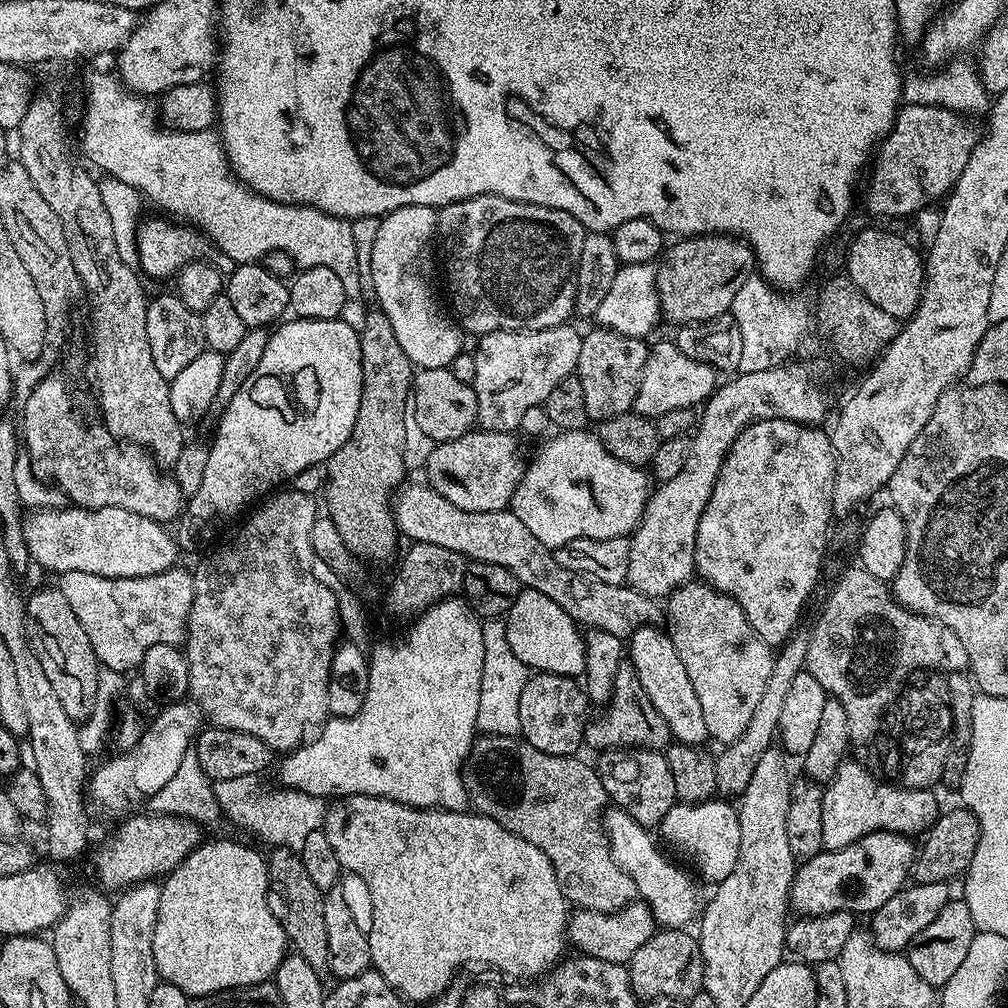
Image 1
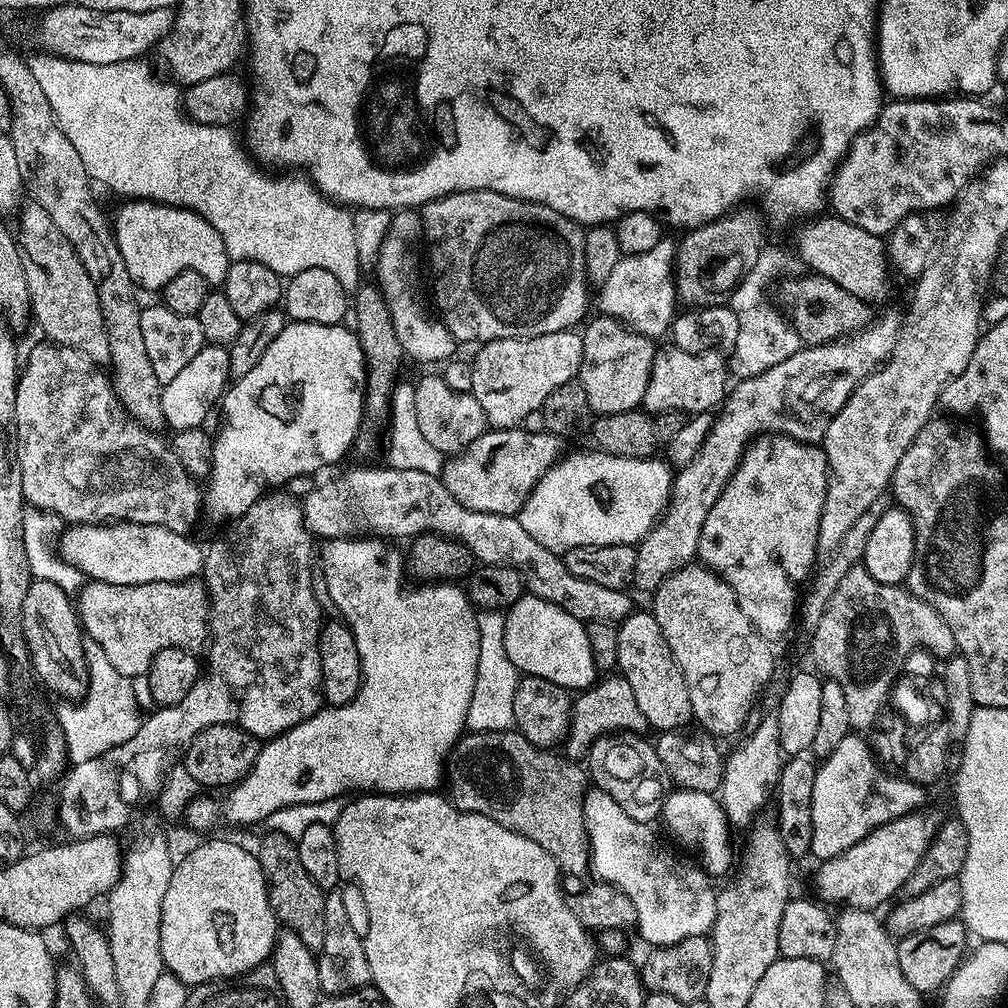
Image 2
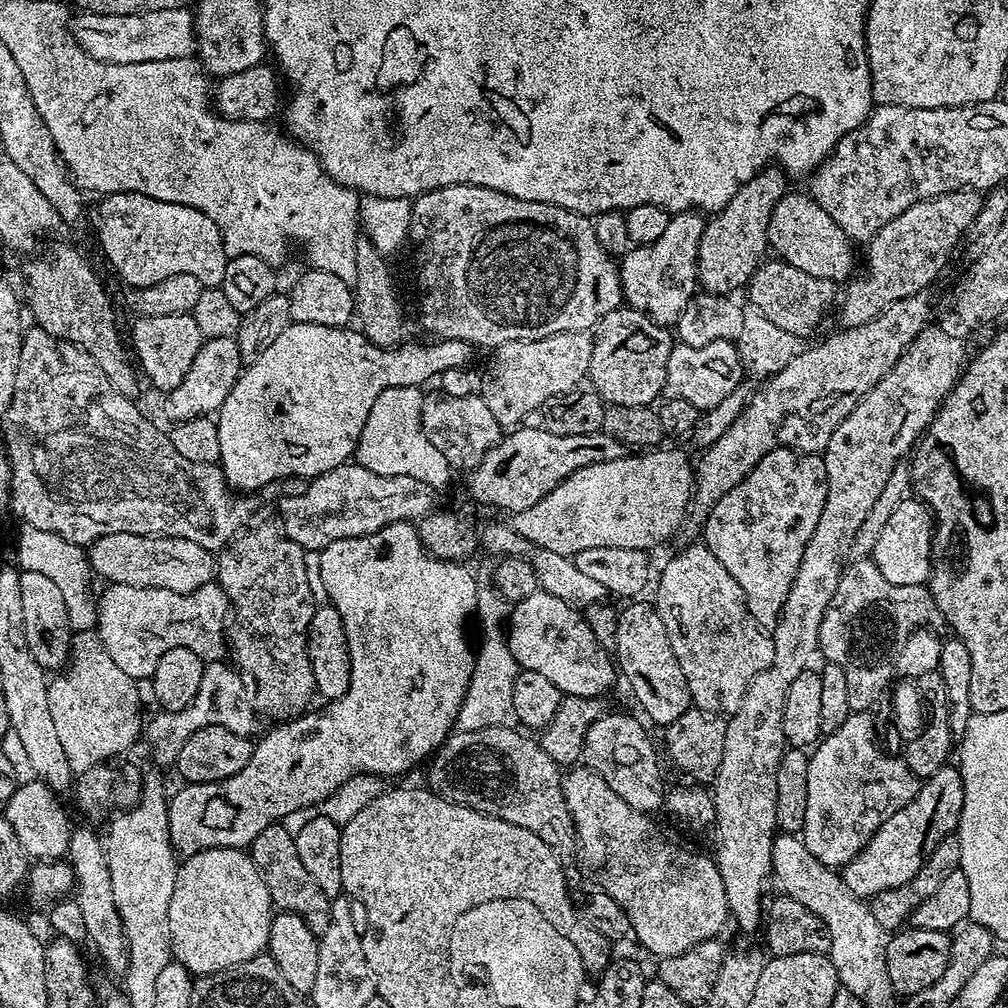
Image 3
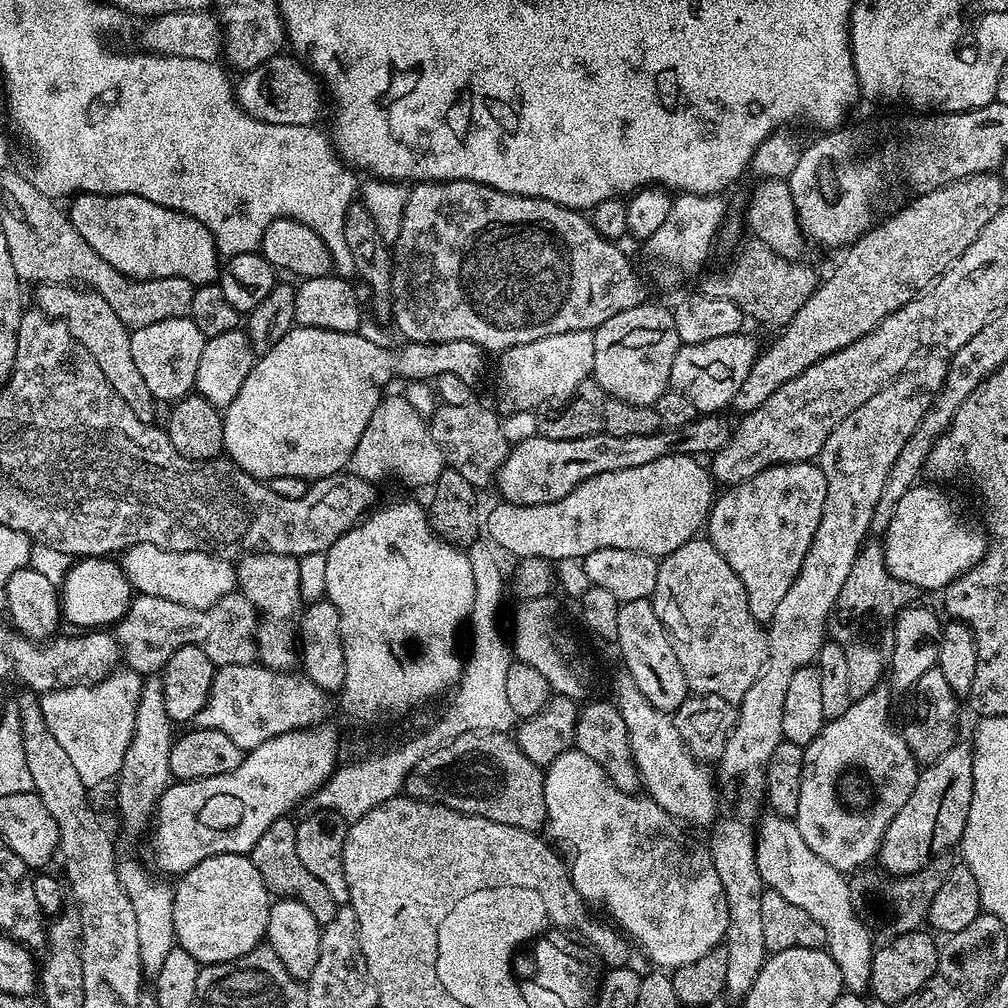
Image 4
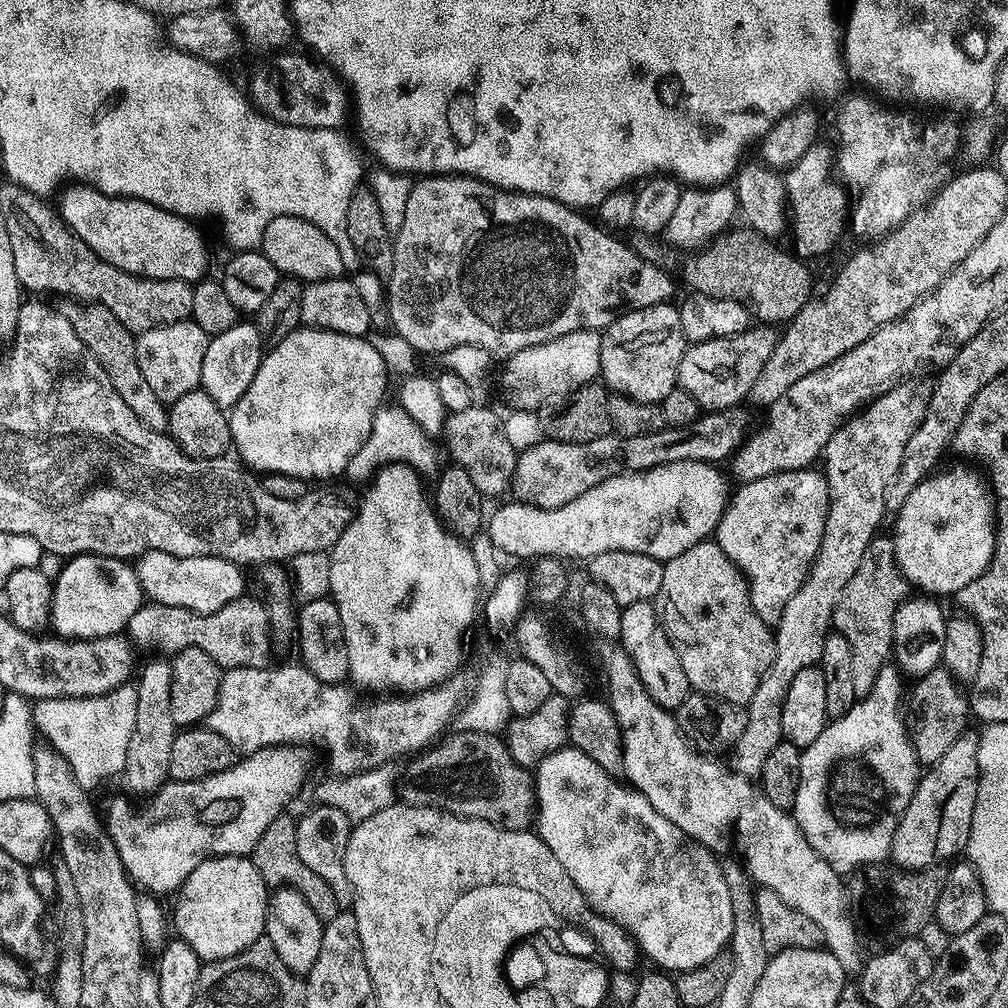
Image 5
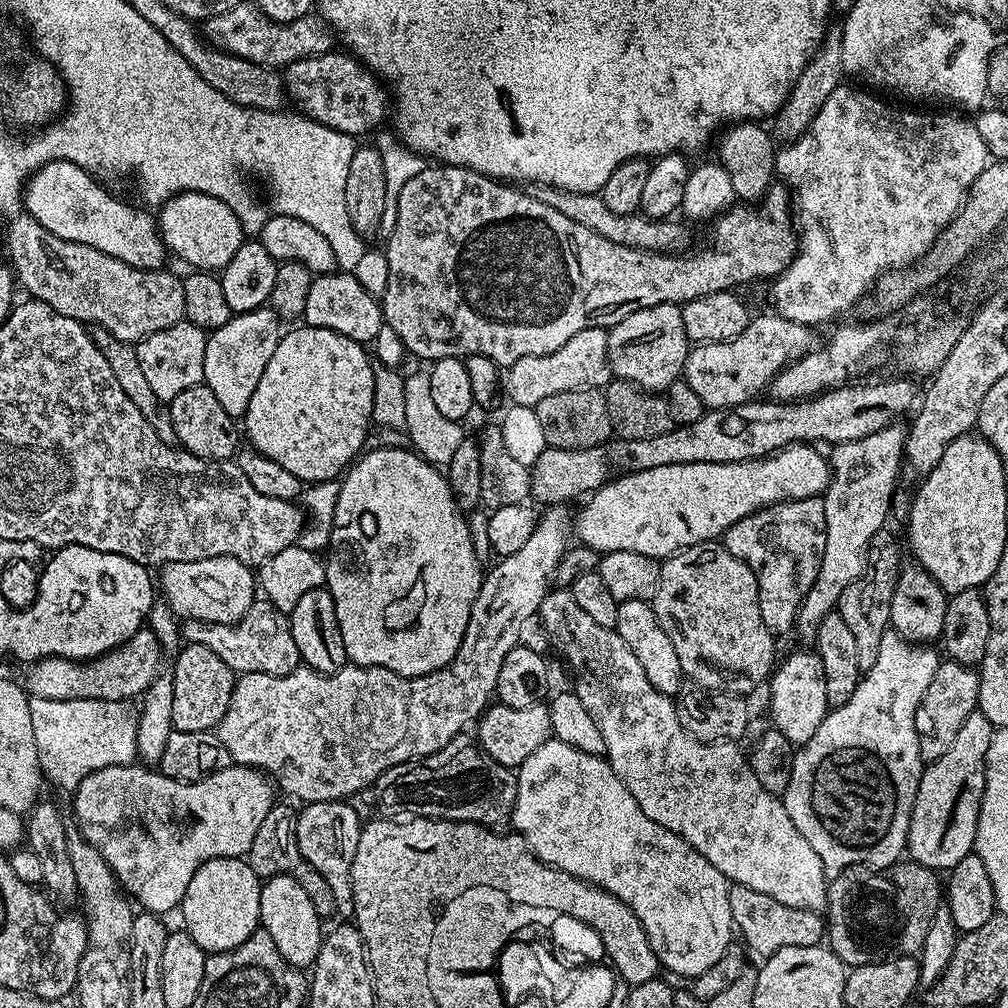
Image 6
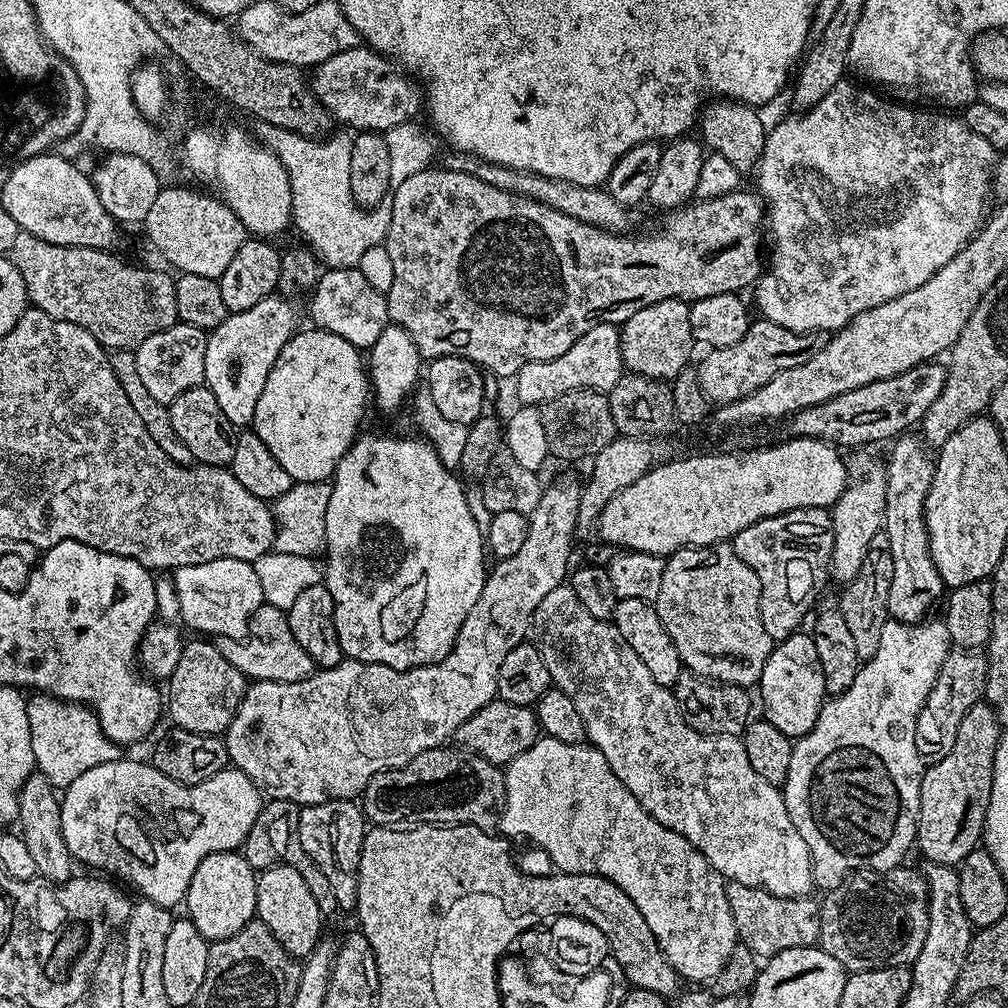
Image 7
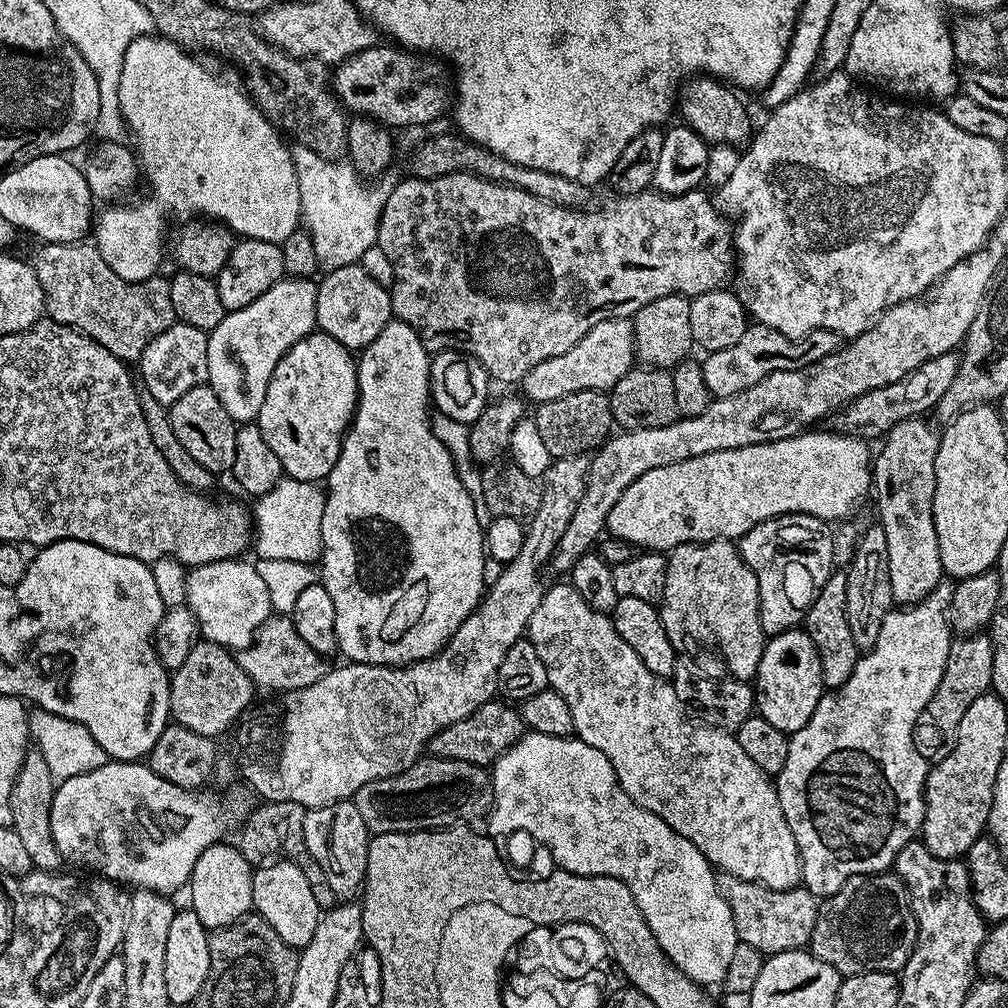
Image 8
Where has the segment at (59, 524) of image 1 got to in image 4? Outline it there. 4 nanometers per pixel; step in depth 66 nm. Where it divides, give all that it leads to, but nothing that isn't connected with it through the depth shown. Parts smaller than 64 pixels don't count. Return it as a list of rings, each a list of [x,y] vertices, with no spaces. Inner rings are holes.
[[[134,544],[123,549],[122,567],[139,595],[166,598],[191,608],[213,608],[219,600],[237,591],[233,561],[210,552],[179,552],[153,544]]]

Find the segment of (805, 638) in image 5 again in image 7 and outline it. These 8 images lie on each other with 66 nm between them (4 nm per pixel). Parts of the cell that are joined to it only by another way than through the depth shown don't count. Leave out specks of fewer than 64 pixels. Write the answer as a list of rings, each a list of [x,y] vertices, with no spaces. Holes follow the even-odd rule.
[[[864,456],[854,464],[855,475],[849,479],[830,509],[832,518],[832,533],[834,546],[832,547],[832,566],[830,576],[837,580],[840,586],[847,586],[862,570],[862,562],[866,558],[866,550],[870,546],[870,538],[878,534],[884,527],[886,514],[886,470],[881,461],[872,456]]]

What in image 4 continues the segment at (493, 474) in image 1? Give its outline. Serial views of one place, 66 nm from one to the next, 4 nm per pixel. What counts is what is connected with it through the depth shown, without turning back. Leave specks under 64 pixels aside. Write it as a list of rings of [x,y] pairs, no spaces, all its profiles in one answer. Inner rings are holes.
[[[704,414],[690,426],[679,429],[679,431],[661,430],[649,436],[635,436],[634,438],[601,434],[599,436],[587,436],[586,438],[574,438],[573,440],[555,440],[537,434],[526,438],[520,444],[511,445],[508,455],[504,457],[498,469],[494,484],[495,487],[500,487],[500,492],[504,495],[501,497],[510,504],[538,506],[539,504],[558,502],[562,498],[566,498],[566,494],[570,494],[570,490],[574,490],[579,484],[594,478],[598,474],[606,474],[614,470],[630,470],[634,466],[646,466],[646,462],[658,462],[658,458],[671,456],[677,449],[684,454],[716,453],[732,437],[734,431],[731,423],[728,425],[726,421],[719,420],[720,418],[716,414]]]

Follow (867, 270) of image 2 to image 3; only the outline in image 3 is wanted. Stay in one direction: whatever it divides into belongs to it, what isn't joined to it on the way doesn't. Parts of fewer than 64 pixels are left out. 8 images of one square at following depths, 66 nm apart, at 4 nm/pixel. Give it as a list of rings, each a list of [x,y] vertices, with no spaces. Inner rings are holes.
[[[789,190],[777,201],[768,222],[768,246],[779,259],[814,278],[844,282],[855,273],[852,272],[856,268],[853,240],[826,210],[822,210],[820,201],[805,193],[803,196]]]

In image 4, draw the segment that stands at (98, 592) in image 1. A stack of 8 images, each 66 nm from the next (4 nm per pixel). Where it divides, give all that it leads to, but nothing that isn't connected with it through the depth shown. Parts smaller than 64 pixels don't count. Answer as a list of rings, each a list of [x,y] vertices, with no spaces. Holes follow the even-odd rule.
[[[239,591],[232,592],[226,598],[222,598],[213,608],[191,608],[178,602],[170,602],[166,598],[137,595],[122,619],[116,621],[114,635],[116,641],[120,643],[123,663],[131,671],[141,674],[154,674],[163,669],[165,662],[174,654],[174,650],[178,650],[181,646],[198,646],[198,650],[207,654],[212,659],[213,664],[217,666],[257,663],[257,623],[256,607]]]

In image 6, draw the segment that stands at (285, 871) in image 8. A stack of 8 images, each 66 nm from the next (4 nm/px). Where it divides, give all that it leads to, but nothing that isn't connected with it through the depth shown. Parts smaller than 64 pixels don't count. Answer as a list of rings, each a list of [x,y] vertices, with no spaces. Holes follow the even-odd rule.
[[[270,876],[260,885],[260,928],[274,938],[274,946],[278,946],[278,954],[290,962],[290,966],[301,970],[311,969],[318,958],[320,944],[325,933],[320,932],[322,917],[314,910],[314,902],[289,876]]]

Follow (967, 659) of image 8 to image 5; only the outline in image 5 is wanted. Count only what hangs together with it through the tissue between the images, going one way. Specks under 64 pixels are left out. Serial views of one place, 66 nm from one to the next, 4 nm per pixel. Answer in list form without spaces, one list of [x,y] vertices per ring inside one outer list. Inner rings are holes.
[[[944,667],[930,670],[926,675],[915,681],[916,686],[911,687],[910,700],[912,696],[912,716],[910,712],[910,735],[914,754],[920,759],[921,765],[931,766],[958,742],[958,738],[969,727],[970,709],[968,707],[968,696],[961,685],[956,681]]]

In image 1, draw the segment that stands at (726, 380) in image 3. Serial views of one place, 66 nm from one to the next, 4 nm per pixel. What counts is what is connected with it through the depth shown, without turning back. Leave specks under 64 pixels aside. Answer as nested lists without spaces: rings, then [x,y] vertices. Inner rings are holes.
[[[671,339],[660,340],[648,349],[646,366],[642,366],[642,374],[638,382],[638,394],[634,411],[639,416],[655,418],[666,414],[666,410],[695,409],[716,391],[718,387],[717,369],[708,364],[700,364],[694,358],[686,358],[682,350]]]

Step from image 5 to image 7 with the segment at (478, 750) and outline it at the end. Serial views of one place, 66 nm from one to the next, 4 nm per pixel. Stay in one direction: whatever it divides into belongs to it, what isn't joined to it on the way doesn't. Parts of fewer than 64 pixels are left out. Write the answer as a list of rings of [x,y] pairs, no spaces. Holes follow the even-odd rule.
[[[441,746],[418,754],[418,758],[414,758],[406,766],[379,772],[377,776],[370,778],[362,793],[362,811],[376,826],[473,824],[482,831],[491,833],[500,823],[505,798],[506,782],[501,765],[492,764],[476,752],[459,746]]]

